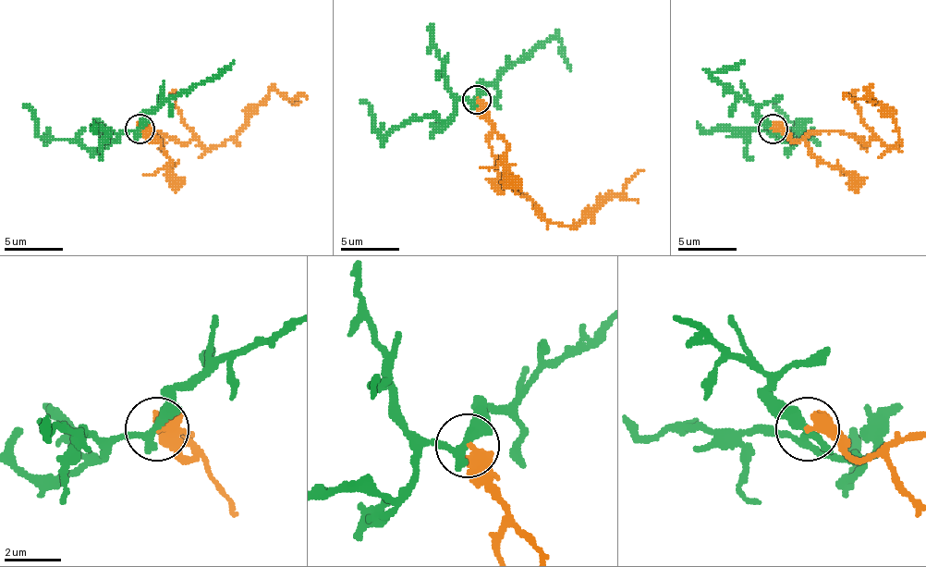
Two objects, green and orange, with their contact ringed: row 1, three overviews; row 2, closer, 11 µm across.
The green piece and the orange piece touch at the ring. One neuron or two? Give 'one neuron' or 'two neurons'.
two neurons

